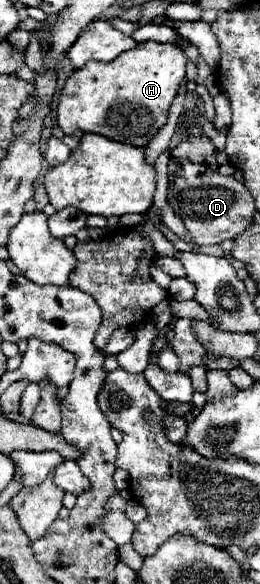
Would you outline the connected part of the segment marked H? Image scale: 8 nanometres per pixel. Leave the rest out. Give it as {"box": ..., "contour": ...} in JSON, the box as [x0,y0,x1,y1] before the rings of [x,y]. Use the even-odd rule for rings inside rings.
{"box":[58,42,186,146],"contour":[[[140,42],[136,48],[122,52],[116,60],[110,62],[88,62],[84,68],[74,70],[66,80],[60,92],[58,104],[58,126],[64,134],[74,132],[94,132],[112,140],[128,142],[134,146],[146,146],[150,138],[164,126],[168,108],[178,92],[178,86],[186,78],[186,56],[178,44],[160,44],[160,42]]]}

